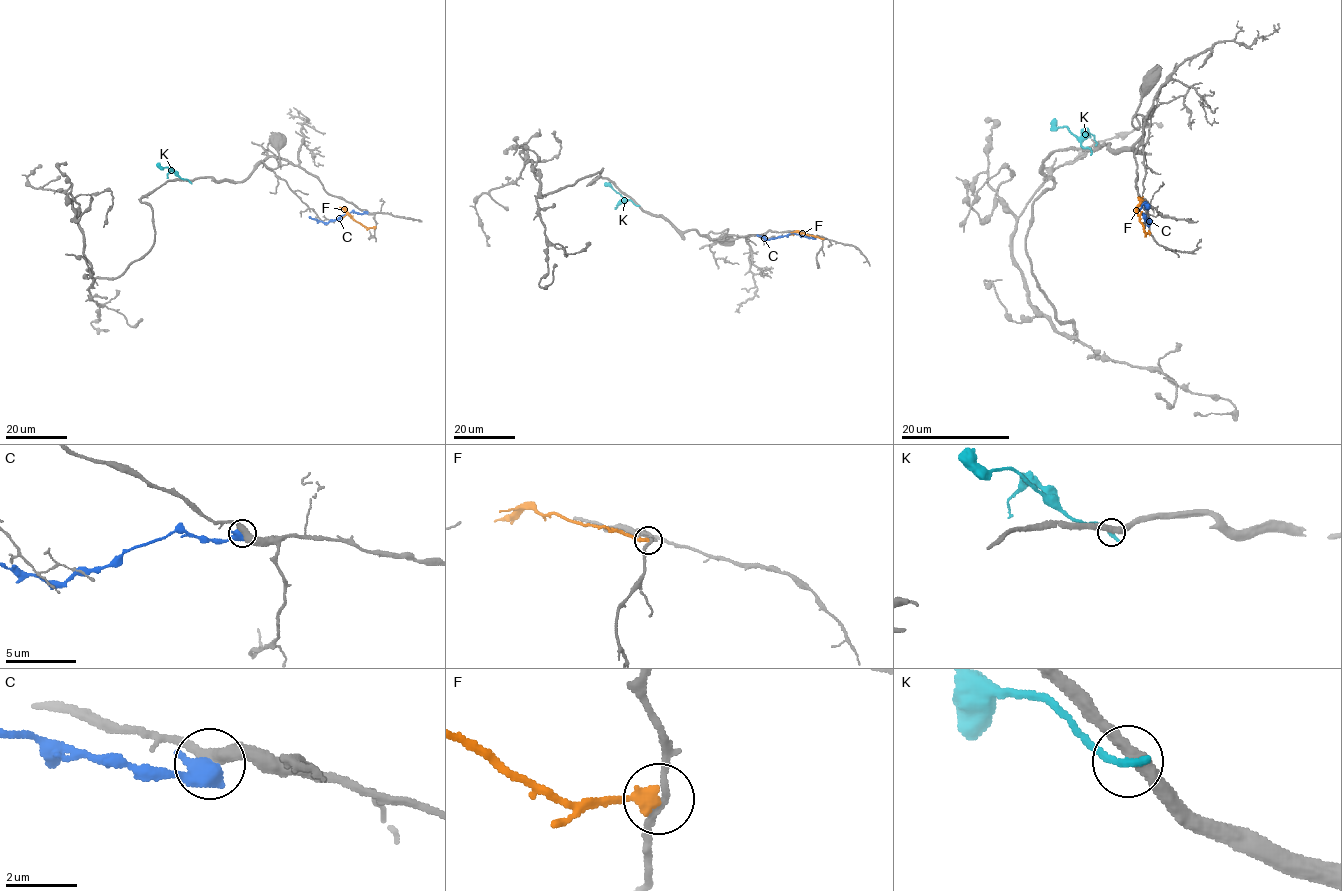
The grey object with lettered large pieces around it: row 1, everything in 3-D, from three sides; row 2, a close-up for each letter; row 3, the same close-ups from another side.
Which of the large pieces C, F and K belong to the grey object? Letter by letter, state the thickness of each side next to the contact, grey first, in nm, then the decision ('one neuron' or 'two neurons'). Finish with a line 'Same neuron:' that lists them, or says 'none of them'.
C: 400 nm thick on the grey side, 650 nm on the other; two neurons
F: 170 nm thick on the grey side, 280 nm on the other; two neurons
K: 400 nm thick on the grey side, 280 nm on the other; two neurons
Same neuron: none of them

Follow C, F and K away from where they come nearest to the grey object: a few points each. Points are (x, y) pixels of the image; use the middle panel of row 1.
C: (814, 237), (793, 233), (765, 239), (756, 235)
F: (823, 238), (794, 231), (787, 235)
K: (638, 205), (604, 183)

